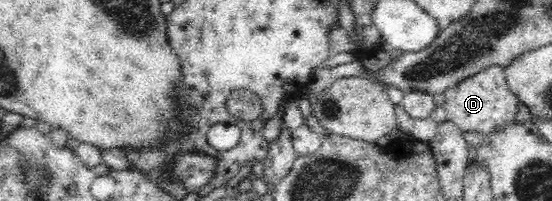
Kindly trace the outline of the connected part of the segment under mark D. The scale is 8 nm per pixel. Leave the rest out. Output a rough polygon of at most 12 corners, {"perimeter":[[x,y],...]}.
{"perimeter":[[503,66],[444,91],[447,118],[483,135],[515,119]]}

